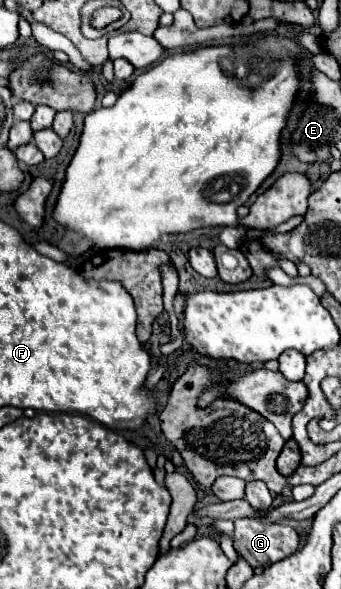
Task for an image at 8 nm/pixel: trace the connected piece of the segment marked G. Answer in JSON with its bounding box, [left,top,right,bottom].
[234,519,300,567]

